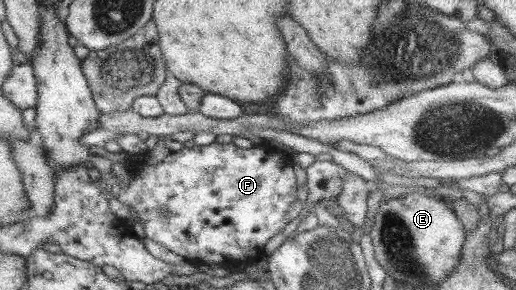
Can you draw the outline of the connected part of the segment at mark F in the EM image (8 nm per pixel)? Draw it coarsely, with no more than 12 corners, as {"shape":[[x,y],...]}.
{"shape":[[212,142],[129,184],[95,174],[192,264],[258,261],[297,200],[272,145]]}

